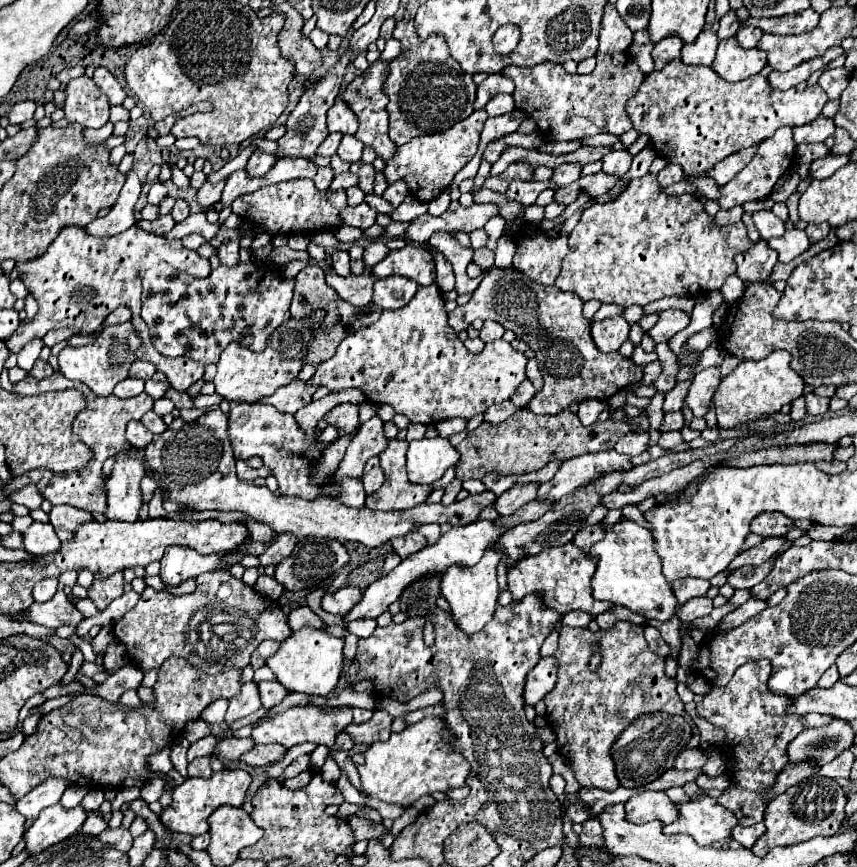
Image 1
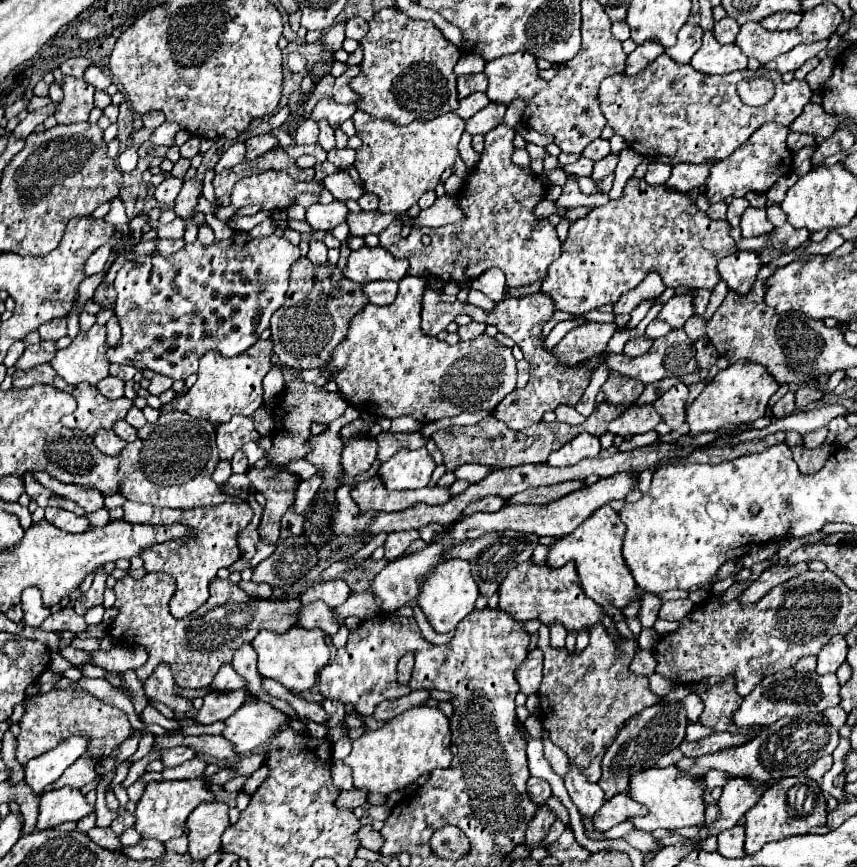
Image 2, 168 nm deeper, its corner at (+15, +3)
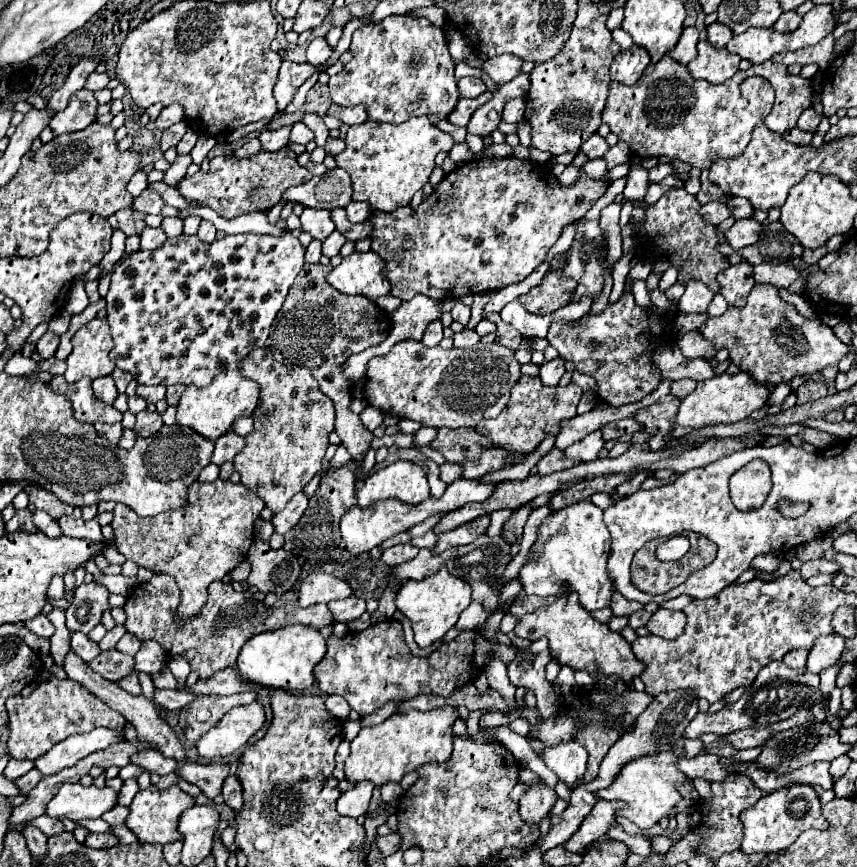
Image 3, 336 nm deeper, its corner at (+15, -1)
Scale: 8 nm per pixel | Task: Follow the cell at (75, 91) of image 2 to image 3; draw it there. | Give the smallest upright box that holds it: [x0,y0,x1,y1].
[48,88,98,134]

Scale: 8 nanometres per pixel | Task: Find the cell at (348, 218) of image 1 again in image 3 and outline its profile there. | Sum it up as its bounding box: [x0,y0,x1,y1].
[300,208,336,240]

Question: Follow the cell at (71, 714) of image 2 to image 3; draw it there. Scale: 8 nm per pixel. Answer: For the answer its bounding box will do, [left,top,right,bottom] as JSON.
[6,678,126,760]

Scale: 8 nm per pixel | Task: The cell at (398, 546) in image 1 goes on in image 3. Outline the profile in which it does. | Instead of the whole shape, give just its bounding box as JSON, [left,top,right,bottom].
[380,542,418,566]

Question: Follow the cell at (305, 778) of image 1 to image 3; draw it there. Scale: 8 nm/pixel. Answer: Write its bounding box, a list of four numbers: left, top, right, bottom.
[222,776,244,812]

